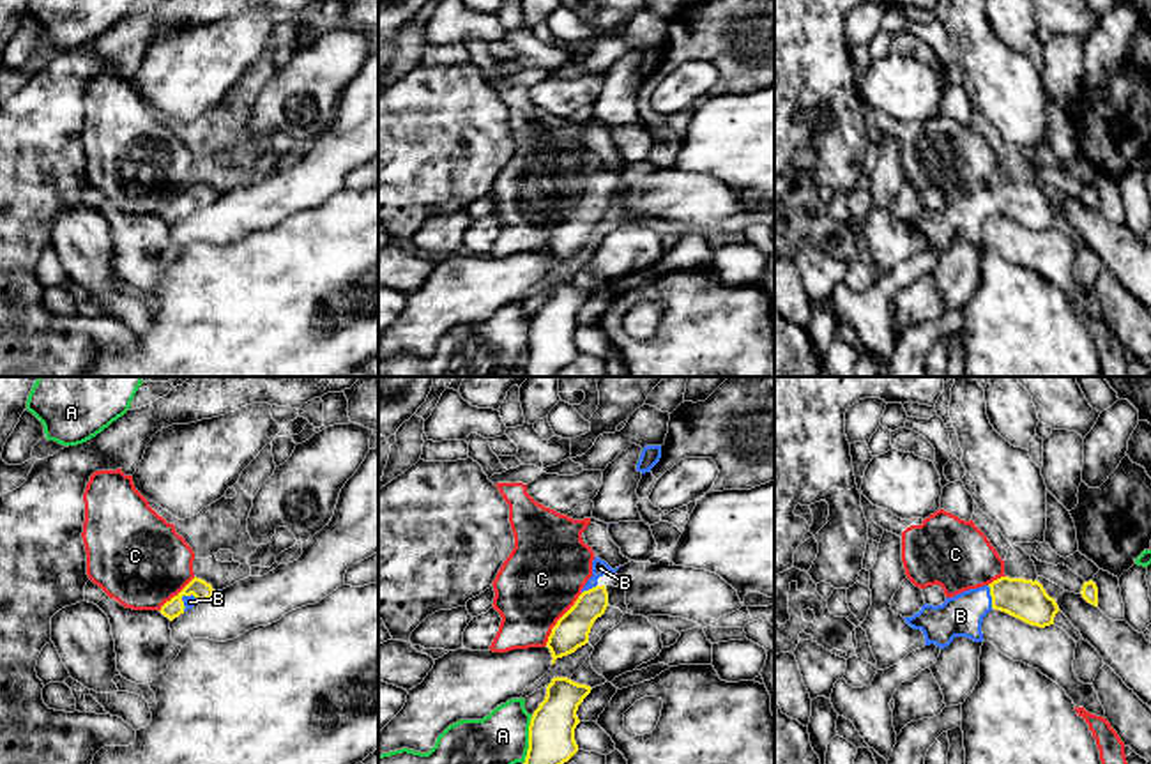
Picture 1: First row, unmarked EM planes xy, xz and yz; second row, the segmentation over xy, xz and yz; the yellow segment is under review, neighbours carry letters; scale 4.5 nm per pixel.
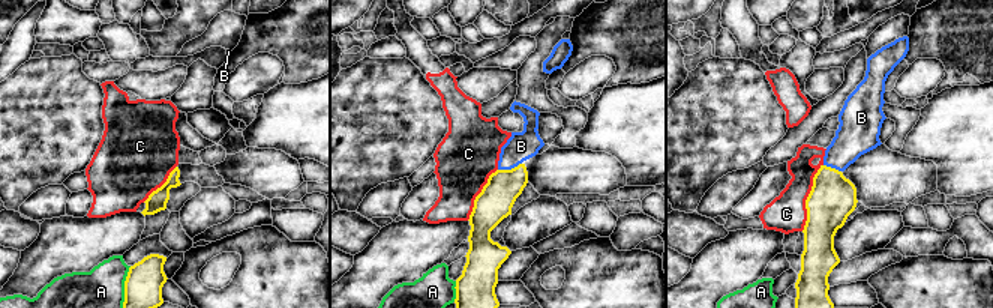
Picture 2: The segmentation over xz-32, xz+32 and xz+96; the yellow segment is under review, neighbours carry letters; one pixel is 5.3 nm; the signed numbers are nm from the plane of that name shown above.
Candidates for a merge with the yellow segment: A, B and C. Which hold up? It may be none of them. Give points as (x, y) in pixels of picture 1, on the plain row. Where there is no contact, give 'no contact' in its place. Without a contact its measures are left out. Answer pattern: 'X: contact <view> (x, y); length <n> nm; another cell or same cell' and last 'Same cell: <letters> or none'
A: contact xz (529, 343); length 220 nm; another cell
B: contact yz (992, 200); length 110 nm; same cell
C: contact xz (559, 223); length 300 nm; another cell
Same cell: B

